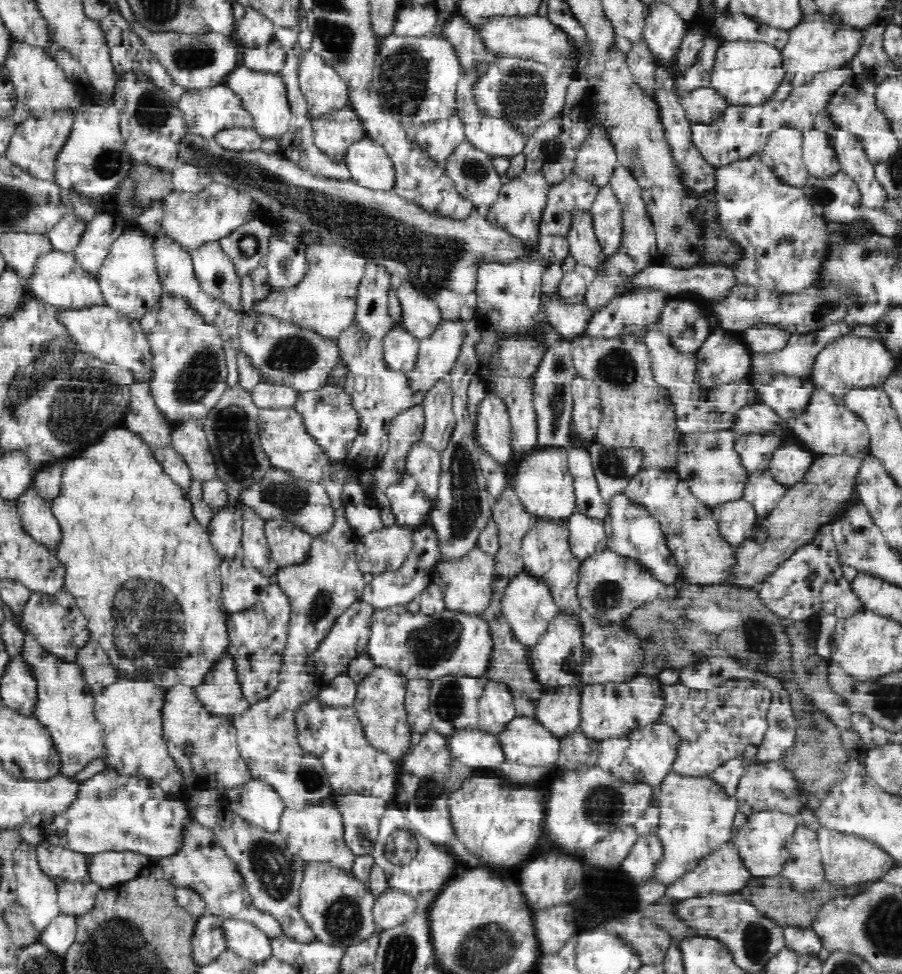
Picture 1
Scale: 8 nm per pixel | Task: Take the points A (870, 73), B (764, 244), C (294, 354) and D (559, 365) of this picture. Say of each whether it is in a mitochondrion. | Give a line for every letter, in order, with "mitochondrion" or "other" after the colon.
A: other
B: other
C: mitochondrion
D: mitochondrion

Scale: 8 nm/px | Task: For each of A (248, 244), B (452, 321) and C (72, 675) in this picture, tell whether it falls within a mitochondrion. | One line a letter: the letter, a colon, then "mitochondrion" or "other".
A: mitochondrion
B: other
C: other

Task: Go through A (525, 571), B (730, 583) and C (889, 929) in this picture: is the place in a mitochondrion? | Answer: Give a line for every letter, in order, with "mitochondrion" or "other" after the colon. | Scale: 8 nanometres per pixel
A: other
B: other
C: mitochondrion

